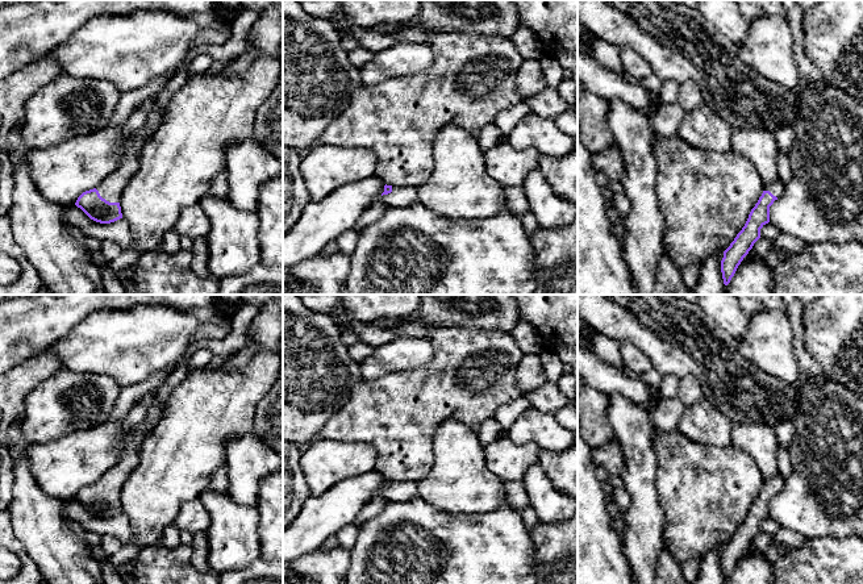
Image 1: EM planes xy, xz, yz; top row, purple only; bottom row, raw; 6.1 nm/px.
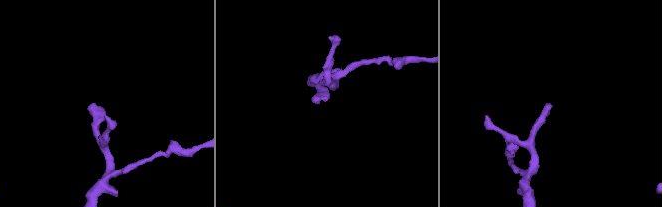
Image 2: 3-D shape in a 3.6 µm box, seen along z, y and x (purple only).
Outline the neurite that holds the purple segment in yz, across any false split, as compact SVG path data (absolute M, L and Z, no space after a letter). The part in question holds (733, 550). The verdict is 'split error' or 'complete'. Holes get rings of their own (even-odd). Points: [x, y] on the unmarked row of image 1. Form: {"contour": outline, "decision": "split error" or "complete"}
{"contour": "M780 474L764 481L762 491L751 504L745 521L724 546L721 567L725 580L730 577L743 552L760 533L760 523L770 517L770 501L783 489L784 481L785 479Z", "decision": "split error"}

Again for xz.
{"contour": "M384 480L384 487L382 488L382 497L387 501L405 501L413 496L418 496L418 483L417 481L392 481Z", "decision": "split error"}

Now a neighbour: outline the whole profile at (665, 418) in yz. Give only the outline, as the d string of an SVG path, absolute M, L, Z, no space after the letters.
M679 397L662 399L650 413L653 431L671 433L676 430L684 410L685 405Z

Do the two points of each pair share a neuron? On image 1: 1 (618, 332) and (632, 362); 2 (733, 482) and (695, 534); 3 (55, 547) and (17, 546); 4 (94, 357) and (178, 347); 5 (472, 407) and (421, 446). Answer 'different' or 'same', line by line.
1: different
2: same
3: different
4: same
5: same

